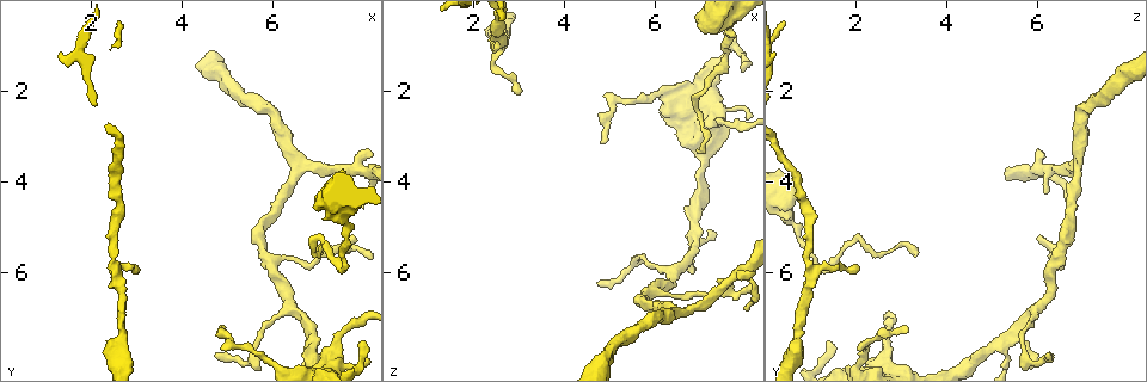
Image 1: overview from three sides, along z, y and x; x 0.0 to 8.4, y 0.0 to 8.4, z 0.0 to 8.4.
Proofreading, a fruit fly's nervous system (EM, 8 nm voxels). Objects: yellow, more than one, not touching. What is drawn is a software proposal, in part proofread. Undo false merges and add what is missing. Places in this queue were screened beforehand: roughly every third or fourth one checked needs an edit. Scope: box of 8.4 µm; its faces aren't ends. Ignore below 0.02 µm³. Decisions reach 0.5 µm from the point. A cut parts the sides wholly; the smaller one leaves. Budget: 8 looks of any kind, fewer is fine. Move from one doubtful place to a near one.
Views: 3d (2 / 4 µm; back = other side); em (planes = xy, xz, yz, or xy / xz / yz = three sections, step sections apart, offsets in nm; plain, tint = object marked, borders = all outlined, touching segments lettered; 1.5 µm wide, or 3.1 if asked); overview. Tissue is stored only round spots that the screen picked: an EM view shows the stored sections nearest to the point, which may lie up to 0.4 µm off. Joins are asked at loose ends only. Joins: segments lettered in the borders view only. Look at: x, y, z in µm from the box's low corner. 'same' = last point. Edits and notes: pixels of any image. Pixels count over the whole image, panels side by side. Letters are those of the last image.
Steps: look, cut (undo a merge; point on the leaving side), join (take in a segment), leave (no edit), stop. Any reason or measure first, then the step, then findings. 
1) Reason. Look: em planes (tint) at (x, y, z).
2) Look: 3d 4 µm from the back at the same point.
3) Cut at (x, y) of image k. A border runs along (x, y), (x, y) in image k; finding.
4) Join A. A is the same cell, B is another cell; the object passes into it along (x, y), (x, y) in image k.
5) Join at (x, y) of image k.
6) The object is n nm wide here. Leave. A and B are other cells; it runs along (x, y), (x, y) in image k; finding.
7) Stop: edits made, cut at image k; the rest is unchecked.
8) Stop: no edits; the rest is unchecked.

Sharp bend. Look: 3d 2 µm at (7.55, 5.80, 1.15).

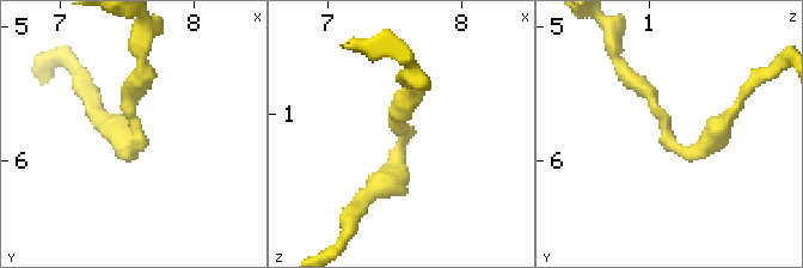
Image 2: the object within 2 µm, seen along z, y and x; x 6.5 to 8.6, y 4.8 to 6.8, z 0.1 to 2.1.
Look: em planes (borders) at (7.56, 5.80, 1.08).

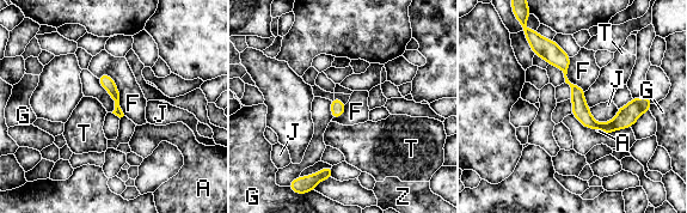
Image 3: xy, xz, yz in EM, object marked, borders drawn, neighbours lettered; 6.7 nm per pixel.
The object is 80 nm wide here. Leave. A, F, G, J, T and Z are other cells; a border runs along (99, 74), (112, 79), (124, 115) in image 3; all the same cell.

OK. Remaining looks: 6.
Look: em yz step 4 (borders) at (6.85, 5.60, 3.30).

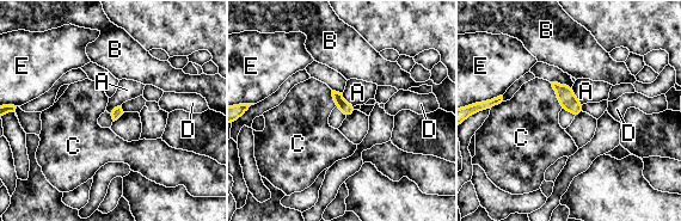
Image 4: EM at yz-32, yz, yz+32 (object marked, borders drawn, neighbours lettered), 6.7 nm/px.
Look: em planes (borders) at the same point.

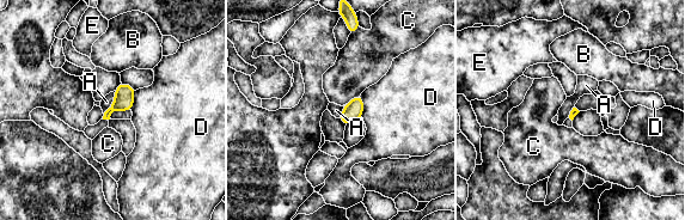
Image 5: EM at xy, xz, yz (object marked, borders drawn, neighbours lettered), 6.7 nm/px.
The longest contact is with A, 170 nm. Leave. A, B, C, D and E are other cells; no lettered segment goes on from it.

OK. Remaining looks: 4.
Look: 3d 2 µm at (3.00, 5.90, 2.05).

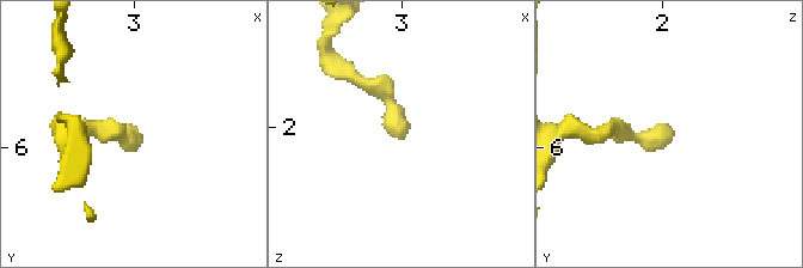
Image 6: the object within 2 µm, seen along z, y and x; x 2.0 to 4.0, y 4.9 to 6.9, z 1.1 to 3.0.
Need the tissue. Look: em planes (borders) at (3.00, 5.90, 2.10).

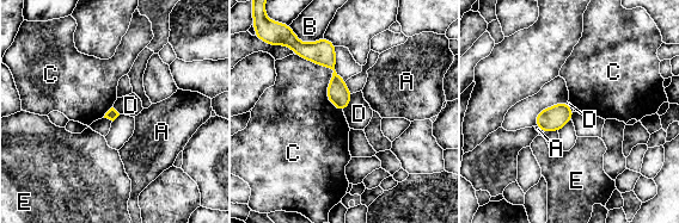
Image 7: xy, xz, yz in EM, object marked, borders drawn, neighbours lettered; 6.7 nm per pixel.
Leave. A, B, C, D and E are other cells; a border runs along (352, 94), (350, 101), (343, 111) in image 7; none of them fits.

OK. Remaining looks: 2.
Stop: no edits; the rest is unchecked.

